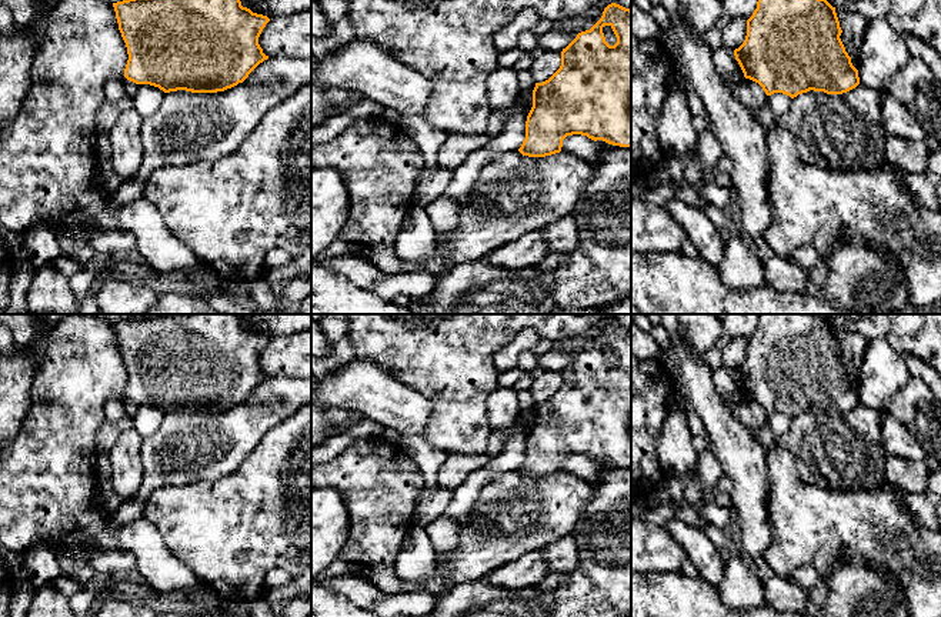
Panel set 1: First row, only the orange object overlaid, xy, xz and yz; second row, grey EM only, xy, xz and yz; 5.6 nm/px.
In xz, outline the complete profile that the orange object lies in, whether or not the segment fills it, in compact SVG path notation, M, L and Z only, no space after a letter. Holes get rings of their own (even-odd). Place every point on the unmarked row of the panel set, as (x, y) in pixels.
M615 323L608 324L603 331L601 338L590 350L578 353L577 357L565 368L563 368L560 388L548 400L543 403L535 403L535 407L533 410L533 427L525 441L525 458L521 467L518 468L518 471L523 476L528 476L528 477L551 476L551 474L560 473L563 467L563 460L567 456L573 456L573 454L587 456L588 458L594 461L603 460L613 466L631 467L631 330L620 324L615 324ZM604 346L610 346L613 348L617 357L617 363L614 366L610 366L605 361L605 357L603 353Z

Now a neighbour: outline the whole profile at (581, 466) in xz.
M581 454L567 456L563 460L561 471L574 474L588 483L593 483L600 477L600 468L595 461Z

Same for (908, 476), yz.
M887 454L885 480L904 493L924 494L928 490L930 471L924 461Z

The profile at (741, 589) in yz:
M737 550L724 566L723 578L715 587L723 603L733 610L747 611L765 603L764 581L754 560Z

